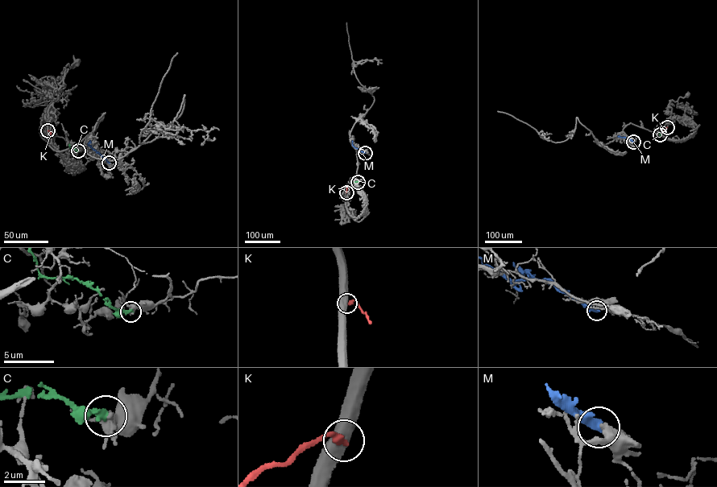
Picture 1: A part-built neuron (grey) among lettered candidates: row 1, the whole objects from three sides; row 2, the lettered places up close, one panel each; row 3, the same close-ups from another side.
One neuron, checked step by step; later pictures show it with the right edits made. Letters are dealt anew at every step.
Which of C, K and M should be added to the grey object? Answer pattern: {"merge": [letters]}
{"merge": []}

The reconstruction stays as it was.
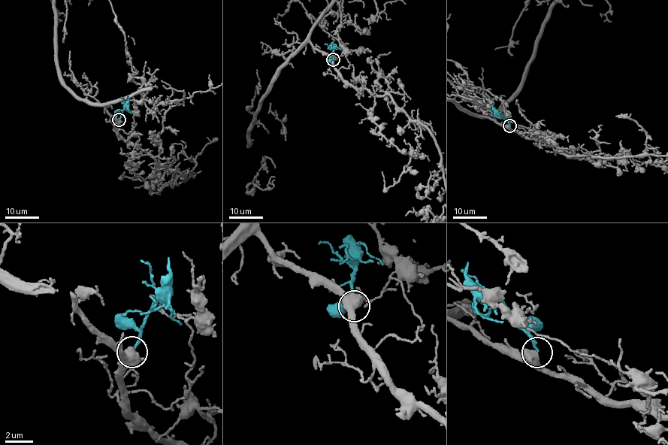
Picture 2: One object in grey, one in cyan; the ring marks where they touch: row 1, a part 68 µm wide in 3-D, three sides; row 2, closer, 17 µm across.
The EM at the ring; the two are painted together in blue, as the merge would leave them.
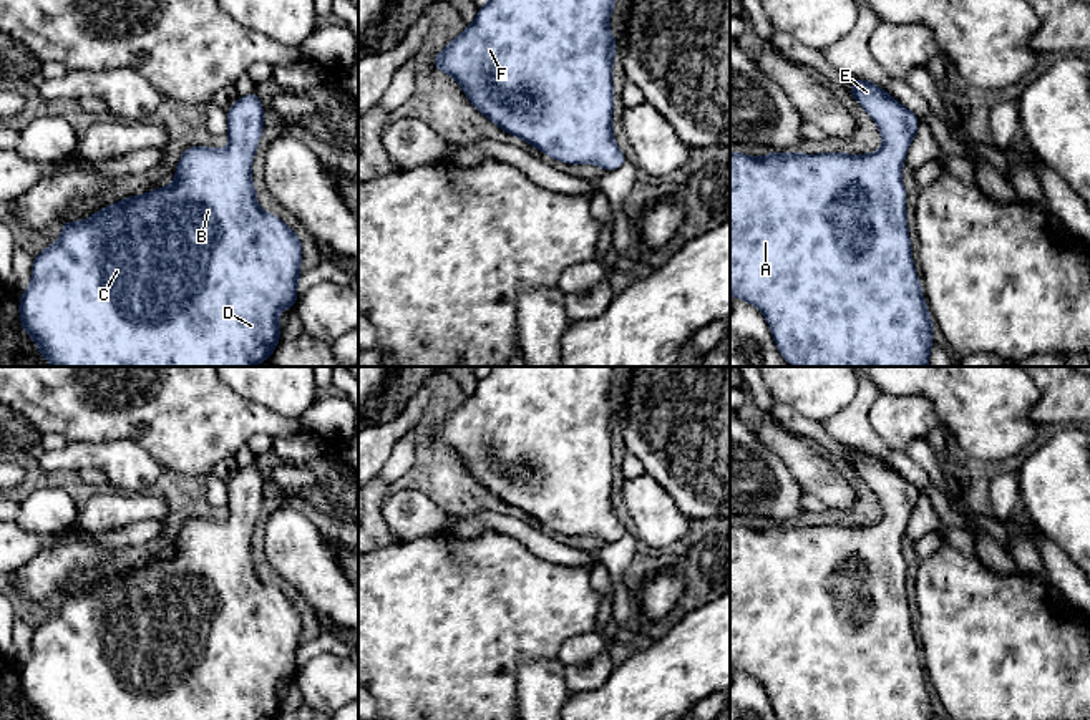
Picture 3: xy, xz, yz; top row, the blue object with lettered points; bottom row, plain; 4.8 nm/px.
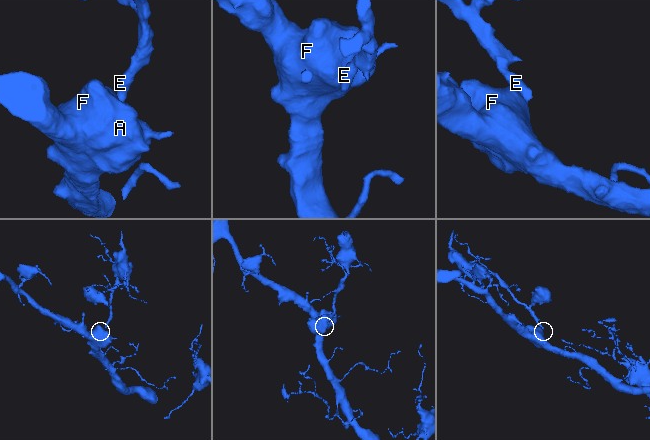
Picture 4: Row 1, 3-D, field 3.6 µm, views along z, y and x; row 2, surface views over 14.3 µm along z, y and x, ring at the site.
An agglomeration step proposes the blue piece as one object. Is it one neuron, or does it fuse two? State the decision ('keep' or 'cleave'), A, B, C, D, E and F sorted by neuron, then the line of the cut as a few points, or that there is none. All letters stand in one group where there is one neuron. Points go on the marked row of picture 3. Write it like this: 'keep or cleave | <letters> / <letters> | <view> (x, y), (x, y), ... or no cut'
keep | A B C D E F | no cut

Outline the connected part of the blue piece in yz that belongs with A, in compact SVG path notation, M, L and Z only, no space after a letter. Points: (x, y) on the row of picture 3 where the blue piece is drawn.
M854 78L849 95L874 119L883 136L883 148L869 154L798 154L770 151L765 158L753 158L742 153L730 153L730 295L742 299L765 315L778 352L793 367L929 367L929 352L934 343L932 320L921 290L921 280L911 255L911 239L906 217L906 191L901 179L904 156L911 146L919 119L906 106L898 103L876 83Z

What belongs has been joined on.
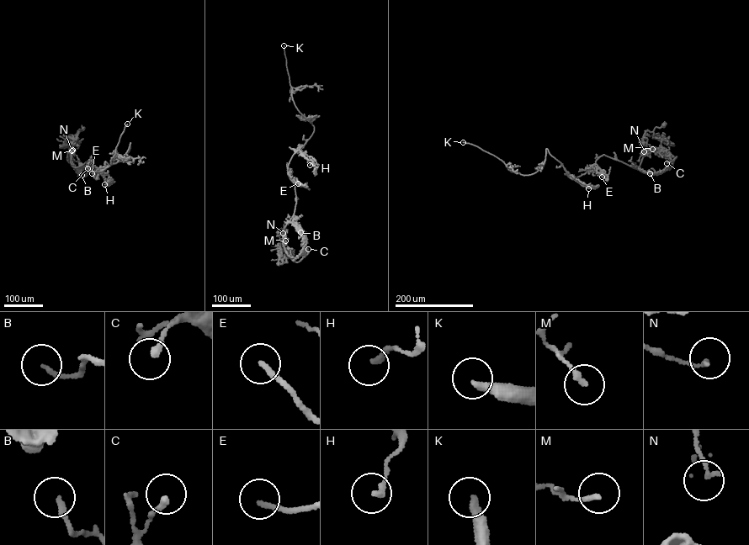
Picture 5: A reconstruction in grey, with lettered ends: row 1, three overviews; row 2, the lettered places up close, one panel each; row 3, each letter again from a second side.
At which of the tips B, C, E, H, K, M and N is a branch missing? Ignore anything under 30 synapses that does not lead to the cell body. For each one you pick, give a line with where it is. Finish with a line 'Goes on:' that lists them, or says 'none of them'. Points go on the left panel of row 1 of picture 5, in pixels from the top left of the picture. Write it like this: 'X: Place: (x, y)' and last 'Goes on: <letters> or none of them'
E: Place: (92, 173)
K: Place: (127, 124)
Goes on: E, K

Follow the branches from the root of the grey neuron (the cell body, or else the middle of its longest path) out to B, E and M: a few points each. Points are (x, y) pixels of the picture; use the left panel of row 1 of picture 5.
B: (83, 129), (77, 133), (77, 130), (77, 139), (70, 155), (71, 164), (84, 175), (82, 175)
E: (83, 129), (77, 133), (71, 163), (75, 167), (82, 166), (94, 151), (90, 159), (92, 173)
M: (83, 129), (77, 133), (77, 130), (77, 139), (70, 148), (72, 150)

